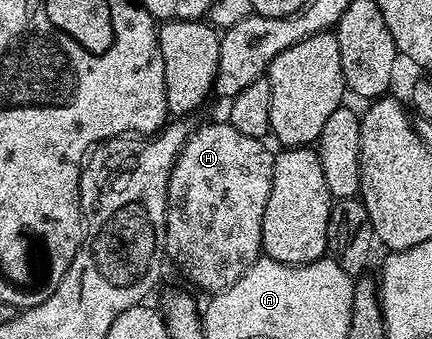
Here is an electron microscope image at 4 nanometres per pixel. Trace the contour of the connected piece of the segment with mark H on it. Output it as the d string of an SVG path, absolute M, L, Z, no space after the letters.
M226 121L208 123L189 134L184 148L174 161L168 182L166 255L171 266L173 263L194 286L201 287L207 293L225 291L261 258L262 213L266 213L266 201L270 197L274 158L273 152L268 152L268 145L265 140L238 133L238 129Z

